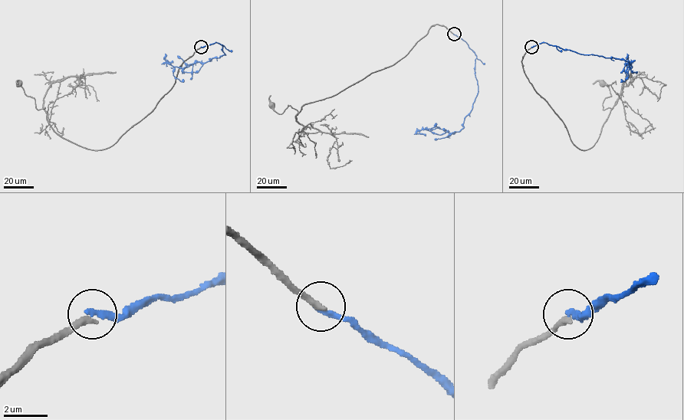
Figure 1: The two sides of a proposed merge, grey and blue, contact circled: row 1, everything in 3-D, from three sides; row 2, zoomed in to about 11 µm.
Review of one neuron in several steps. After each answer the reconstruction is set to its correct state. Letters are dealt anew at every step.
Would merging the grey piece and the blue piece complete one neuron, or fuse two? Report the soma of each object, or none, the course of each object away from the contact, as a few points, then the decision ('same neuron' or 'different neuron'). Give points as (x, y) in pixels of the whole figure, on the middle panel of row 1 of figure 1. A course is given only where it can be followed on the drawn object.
grey (271, 105) | blue none | grey via (454, 34), (432, 25), (393, 64), (304, 105), (297, 114), (290, 106), (278, 113), (271, 105) | blue via (454, 34), (462, 38), (476, 56), (478, 93), (459, 131), (439, 135), (426, 129), (435, 123) | different neuron

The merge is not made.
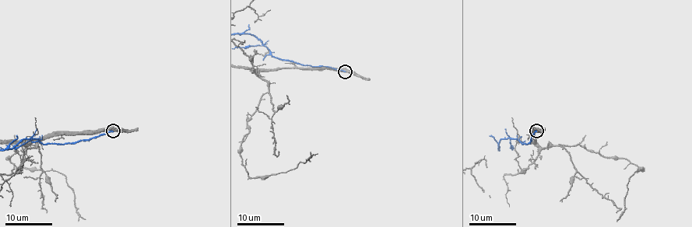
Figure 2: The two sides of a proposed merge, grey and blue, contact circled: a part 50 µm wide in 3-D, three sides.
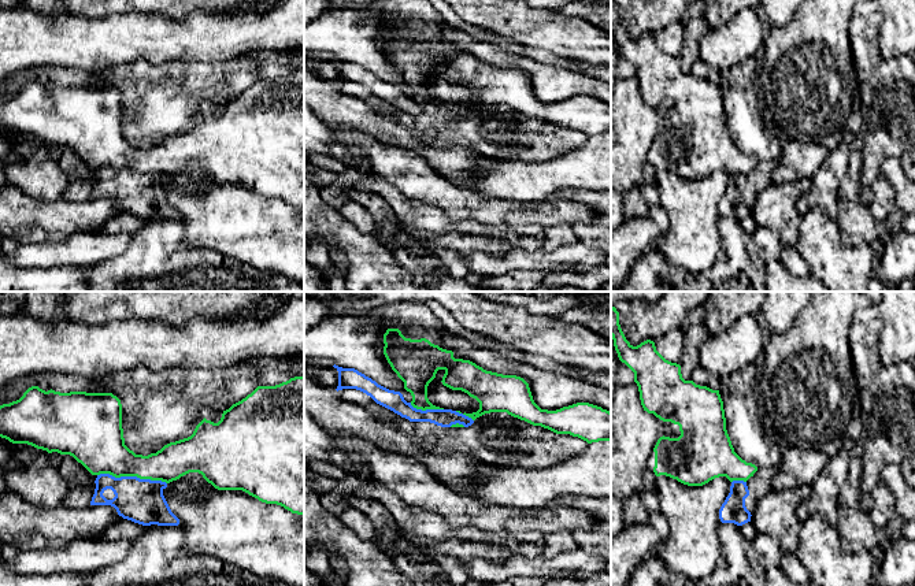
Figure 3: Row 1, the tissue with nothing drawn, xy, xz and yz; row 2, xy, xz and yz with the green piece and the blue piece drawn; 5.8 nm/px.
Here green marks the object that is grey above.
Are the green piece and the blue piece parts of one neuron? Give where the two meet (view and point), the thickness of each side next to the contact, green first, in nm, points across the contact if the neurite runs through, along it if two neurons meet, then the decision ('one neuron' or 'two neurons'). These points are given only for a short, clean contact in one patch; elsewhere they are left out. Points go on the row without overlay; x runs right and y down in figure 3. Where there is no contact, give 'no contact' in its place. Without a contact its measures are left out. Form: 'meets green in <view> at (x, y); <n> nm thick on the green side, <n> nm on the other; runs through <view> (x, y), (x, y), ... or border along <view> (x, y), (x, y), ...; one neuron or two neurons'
meets green in xy at (132, 169); 300 nm thick on the green side, 260 nm on the other; two neurons

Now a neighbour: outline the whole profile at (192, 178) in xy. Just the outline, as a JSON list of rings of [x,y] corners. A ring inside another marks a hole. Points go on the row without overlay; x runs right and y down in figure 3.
[[[189,166],[179,173],[170,175],[168,178],[177,190],[197,192],[219,185],[199,166]]]

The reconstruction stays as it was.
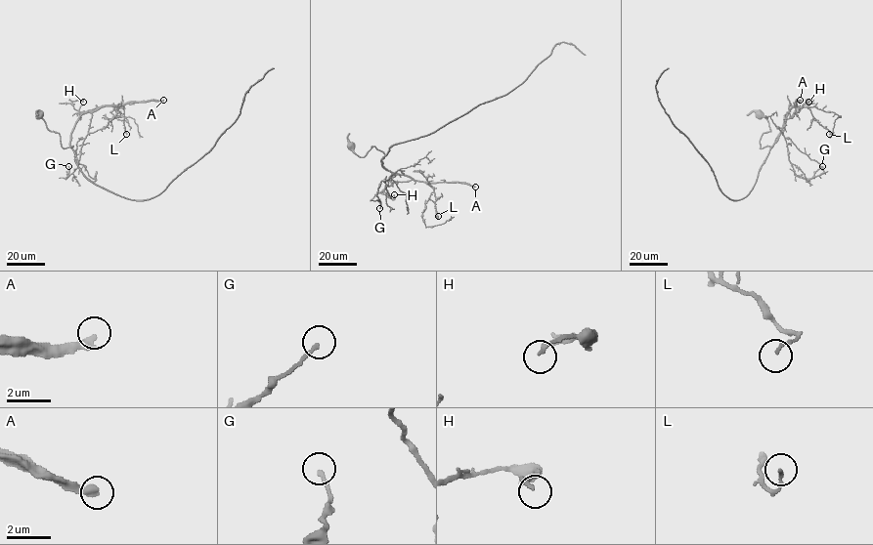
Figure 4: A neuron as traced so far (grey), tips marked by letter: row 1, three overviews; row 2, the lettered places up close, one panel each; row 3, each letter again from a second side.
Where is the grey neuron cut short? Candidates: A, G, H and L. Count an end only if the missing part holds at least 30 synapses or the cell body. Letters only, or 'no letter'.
A

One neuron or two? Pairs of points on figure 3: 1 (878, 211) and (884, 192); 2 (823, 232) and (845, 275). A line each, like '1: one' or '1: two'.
1: one
2: one

